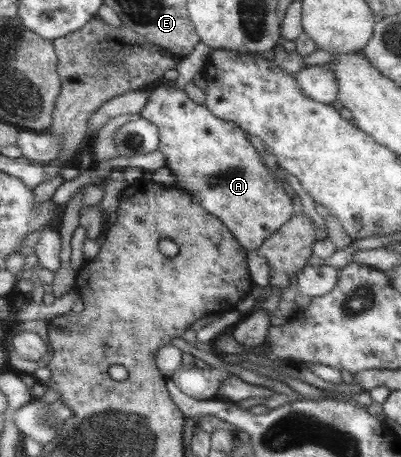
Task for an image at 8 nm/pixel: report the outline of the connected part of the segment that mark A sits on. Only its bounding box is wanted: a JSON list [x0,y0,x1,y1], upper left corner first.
[137,87,292,251]

